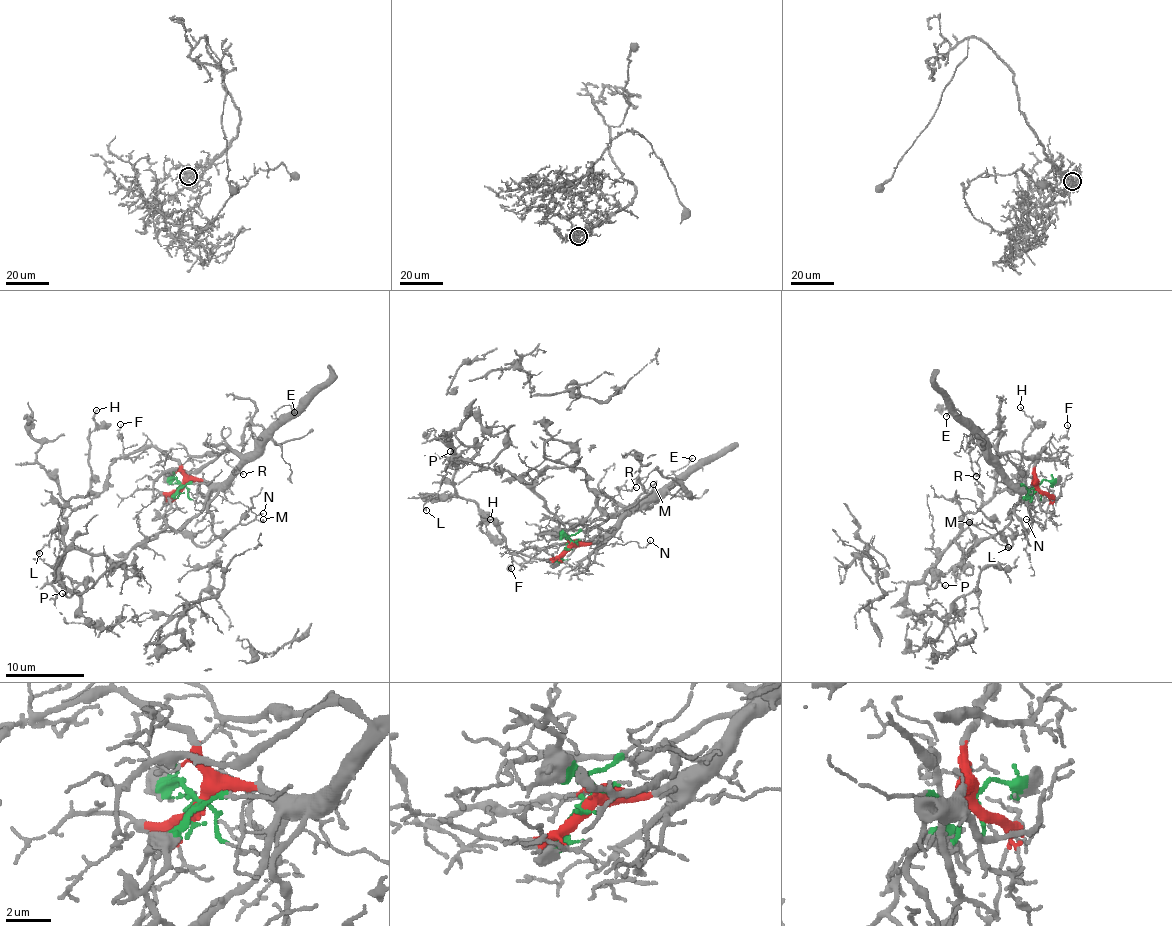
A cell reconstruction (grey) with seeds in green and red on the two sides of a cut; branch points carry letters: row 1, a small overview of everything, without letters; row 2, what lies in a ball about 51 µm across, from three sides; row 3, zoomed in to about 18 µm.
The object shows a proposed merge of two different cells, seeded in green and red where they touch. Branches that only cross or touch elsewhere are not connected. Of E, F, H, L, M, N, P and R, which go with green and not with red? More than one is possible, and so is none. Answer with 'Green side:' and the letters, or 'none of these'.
Green side: H, L, M, P

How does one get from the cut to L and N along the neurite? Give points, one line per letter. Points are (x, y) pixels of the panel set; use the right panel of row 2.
L: (1039, 488), (1031, 488), (1007, 525), (979, 541), (964, 556), (955, 540), (970, 525), (990, 533), (1008, 548)
N: (1039, 488), (1034, 484), (1032, 506), (1027, 511), (1033, 519), (1026, 520)

